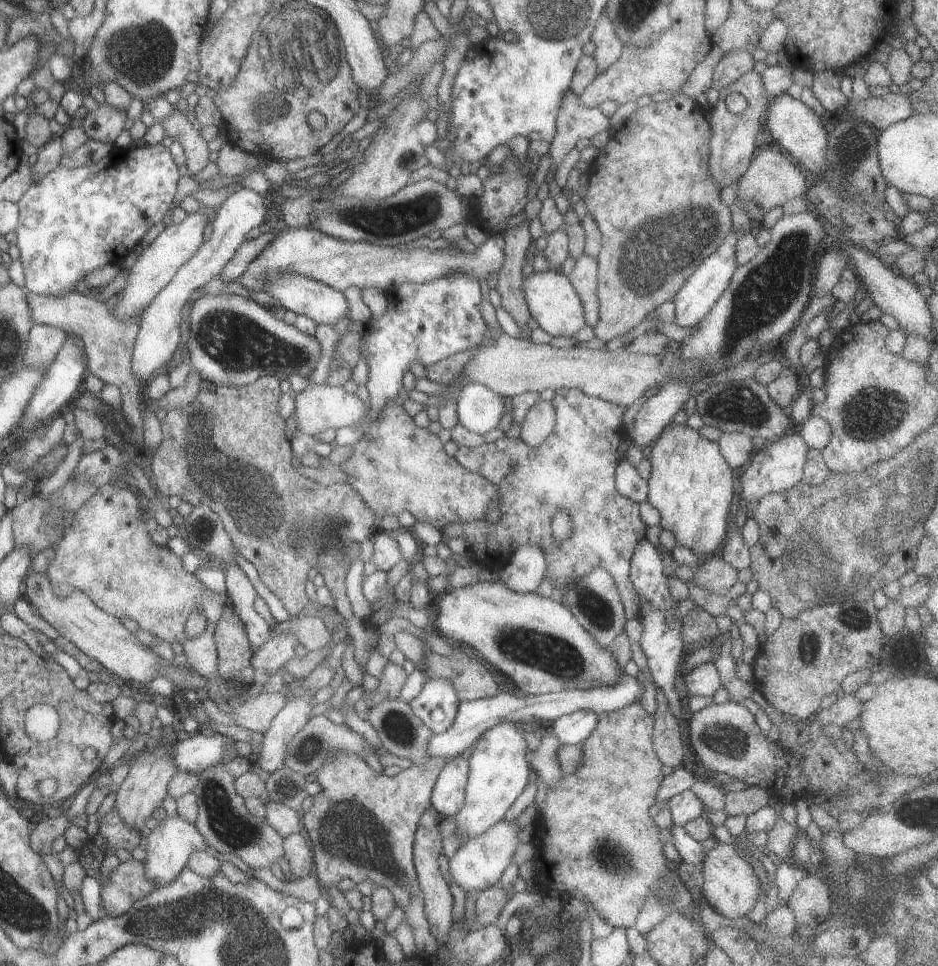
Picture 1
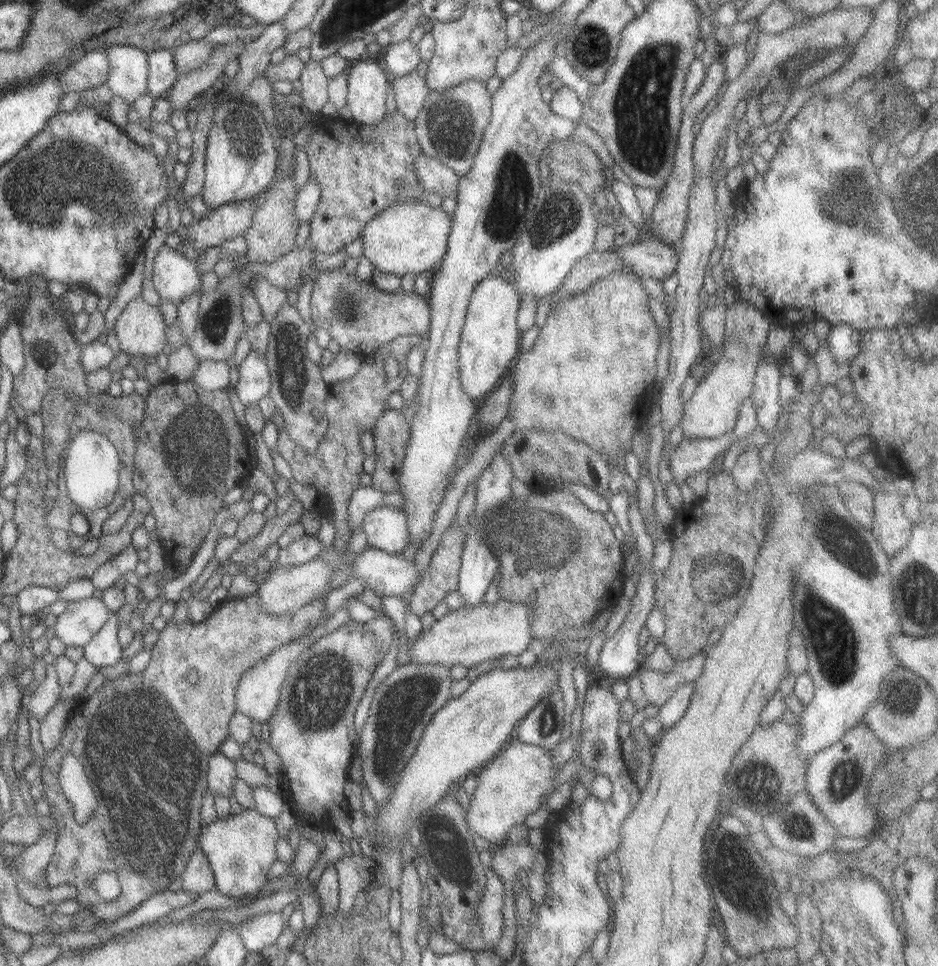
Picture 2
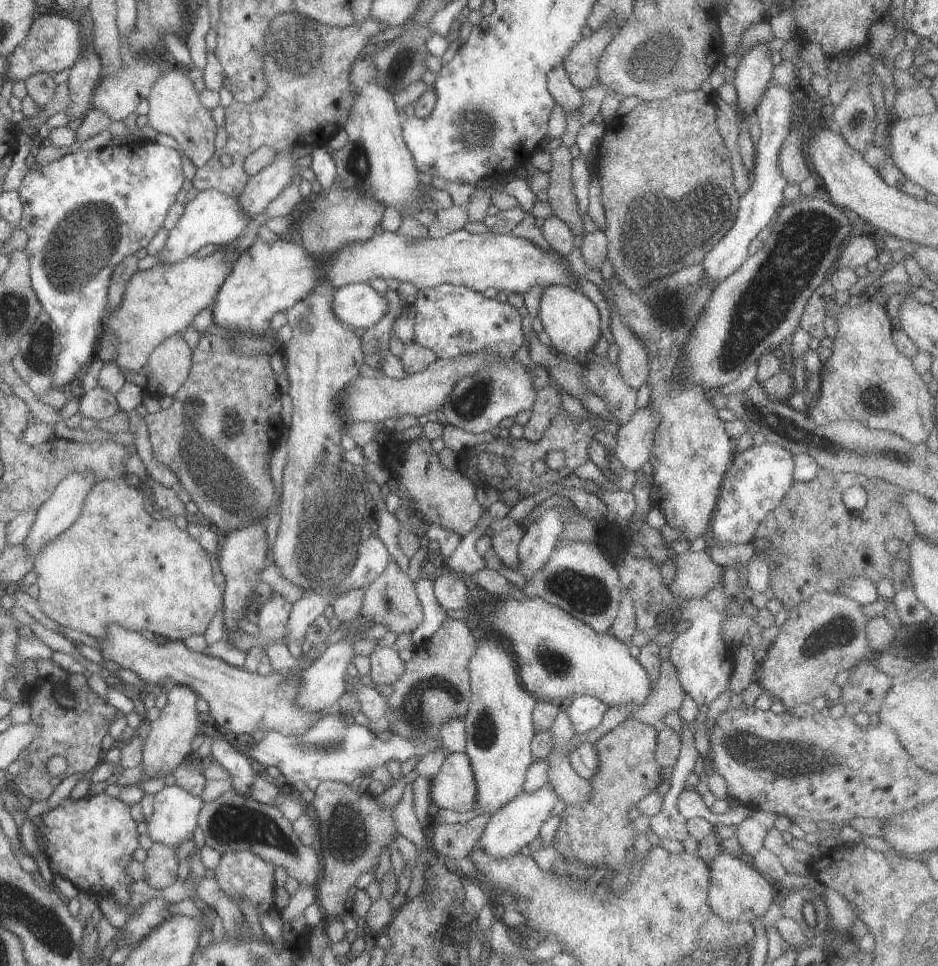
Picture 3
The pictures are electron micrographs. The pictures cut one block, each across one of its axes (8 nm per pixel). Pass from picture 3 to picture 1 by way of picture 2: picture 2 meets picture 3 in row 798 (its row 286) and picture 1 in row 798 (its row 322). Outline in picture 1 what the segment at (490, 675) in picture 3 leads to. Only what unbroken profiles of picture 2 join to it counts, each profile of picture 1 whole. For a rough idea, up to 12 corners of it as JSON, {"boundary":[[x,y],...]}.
{"boundary":[[517,723],[482,732],[467,758],[463,841],[499,822],[531,776]]}

